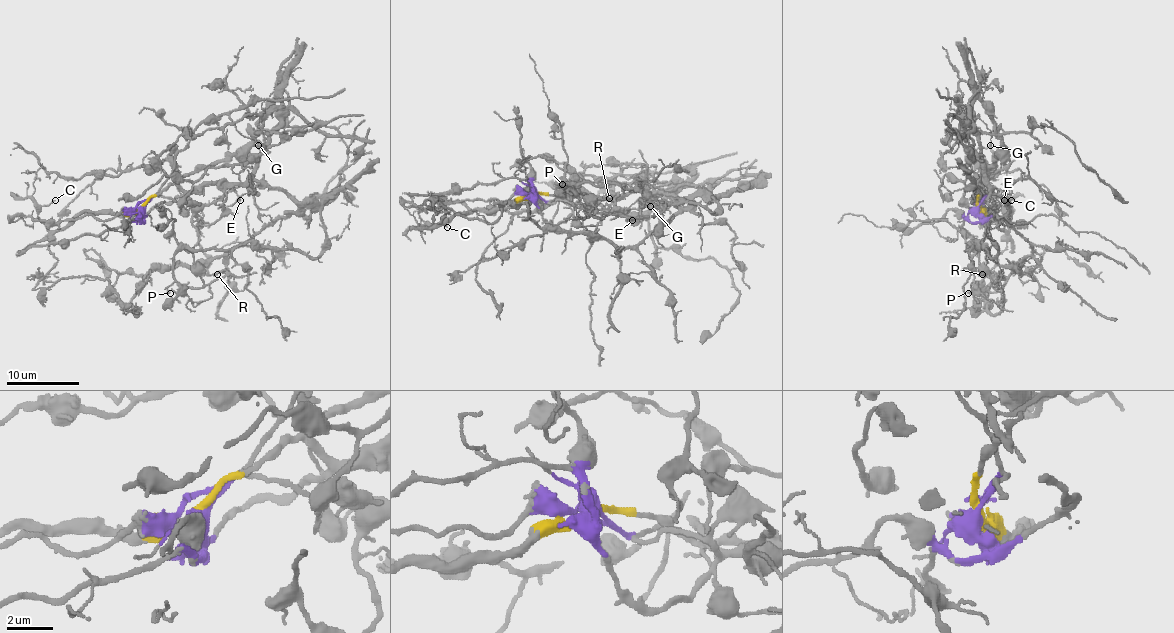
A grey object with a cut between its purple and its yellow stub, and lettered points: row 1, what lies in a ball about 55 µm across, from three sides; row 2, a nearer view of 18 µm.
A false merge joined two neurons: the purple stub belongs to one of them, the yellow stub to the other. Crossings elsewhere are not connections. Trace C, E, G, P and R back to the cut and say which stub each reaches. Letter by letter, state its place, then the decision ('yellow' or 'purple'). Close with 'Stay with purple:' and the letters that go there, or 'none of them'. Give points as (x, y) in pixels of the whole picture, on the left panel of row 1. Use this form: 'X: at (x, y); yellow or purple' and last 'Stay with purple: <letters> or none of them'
C: at (55, 200); yellow
E: at (240, 200); yellow
G: at (258, 145); purple
P: at (170, 293); purple
R: at (217, 274); yellow
Stay with purple: G, P

